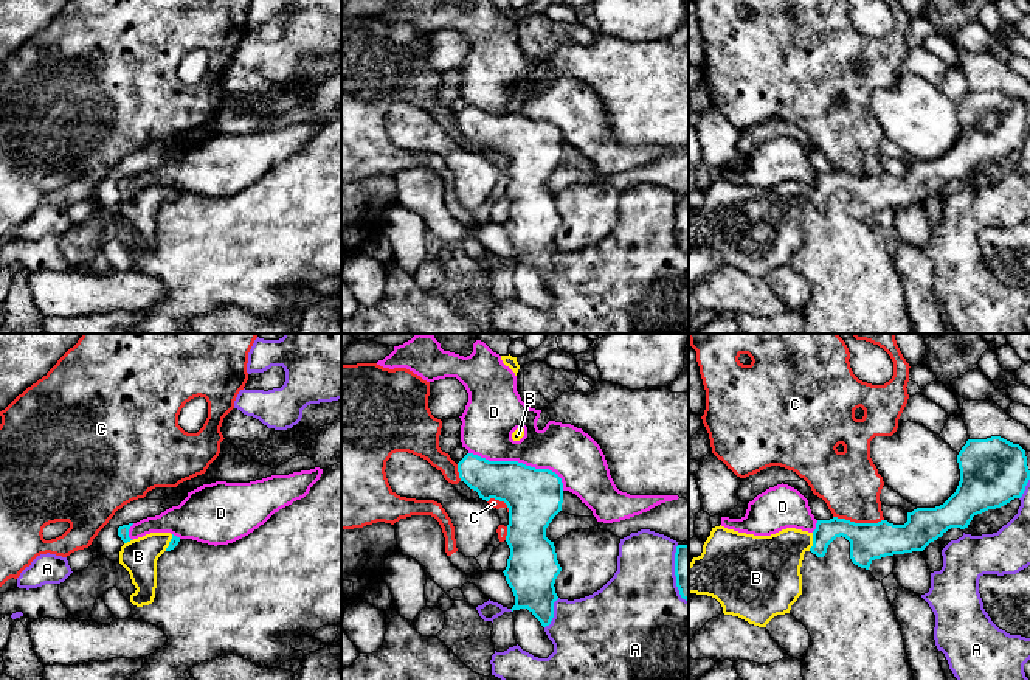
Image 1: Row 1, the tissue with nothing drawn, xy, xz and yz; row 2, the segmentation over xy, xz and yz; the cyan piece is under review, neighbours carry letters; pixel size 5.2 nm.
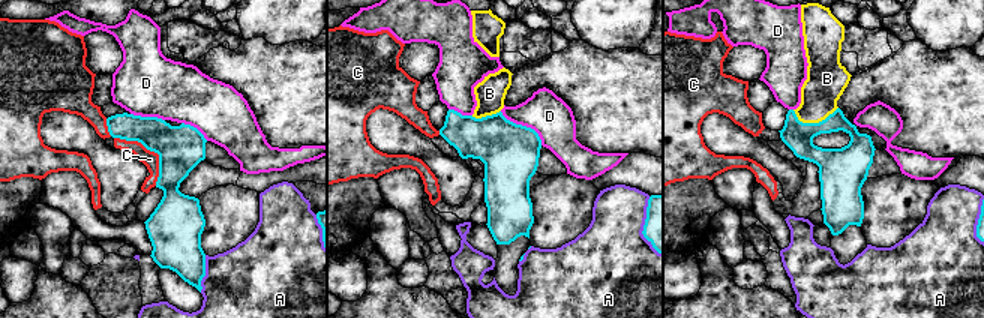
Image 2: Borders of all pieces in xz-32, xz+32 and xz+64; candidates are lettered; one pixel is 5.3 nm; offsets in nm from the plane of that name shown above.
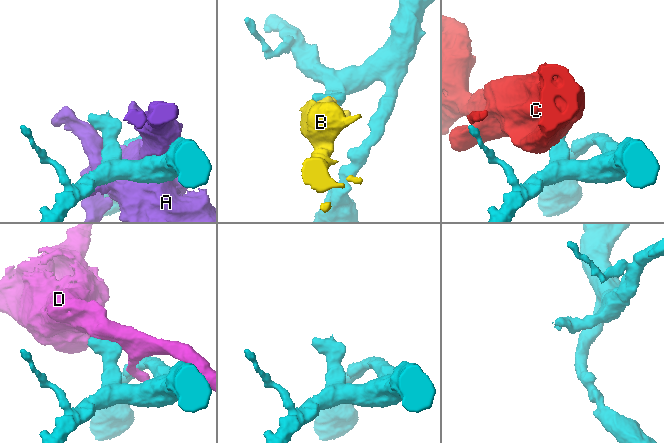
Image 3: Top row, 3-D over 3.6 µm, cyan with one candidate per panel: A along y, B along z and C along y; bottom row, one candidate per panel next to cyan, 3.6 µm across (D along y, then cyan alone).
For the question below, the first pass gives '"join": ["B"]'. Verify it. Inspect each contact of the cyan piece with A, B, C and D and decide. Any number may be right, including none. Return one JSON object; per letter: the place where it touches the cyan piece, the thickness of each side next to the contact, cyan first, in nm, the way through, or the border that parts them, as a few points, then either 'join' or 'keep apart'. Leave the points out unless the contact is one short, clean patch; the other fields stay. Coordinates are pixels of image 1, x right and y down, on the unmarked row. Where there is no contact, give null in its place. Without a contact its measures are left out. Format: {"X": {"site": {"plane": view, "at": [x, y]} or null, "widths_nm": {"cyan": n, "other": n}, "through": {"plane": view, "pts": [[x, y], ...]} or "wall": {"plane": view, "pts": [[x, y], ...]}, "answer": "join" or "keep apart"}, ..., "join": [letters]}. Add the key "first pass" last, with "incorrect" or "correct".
{"A": {"site": {"plane": "xz", "at": [553, 266]}, "widths_nm": {"cyan": 260, "other": 440}, "answer": "keep apart"}, "B": {"site": {"plane": "yz", "at": [813, 194]}, "widths_nm": {"cyan": 140, "other": 300}, "through": {"plane": "yz", "pts": [[861, 190], [829, 182], [813, 194], [793, 194], [771, 216]]}, "answer": "join"}, "C": {"site": {"plane": "yz", "at": [858, 176]}, "widths_nm": {"cyan": 190, "other": 320}, "answer": "keep apart"}, "D": {"site": {"plane": "xz", "at": [520, 115]}, "widths_nm": {"cyan": 300, "other": 260}, "wall": {"plane": "xz", "pts": [[469, 104], [548, 120], [563, 142]]}, "answer": "keep apart"}, "join": ["B"], "first pass": "correct"}

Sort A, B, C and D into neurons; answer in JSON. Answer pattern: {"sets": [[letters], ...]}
{"sets": [["A"], ["B"], ["C"], ["D"]]}

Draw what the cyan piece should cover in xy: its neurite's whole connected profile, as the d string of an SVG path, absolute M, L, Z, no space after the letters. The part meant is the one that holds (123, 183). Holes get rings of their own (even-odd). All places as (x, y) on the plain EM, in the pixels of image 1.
M133 175L118 180L118 188L124 194L119 203L119 216L129 224L135 244L130 255L137 259L154 255L157 241L157 213L164 203L174 202L180 189L171 185L150 185L138 191L129 189Z

